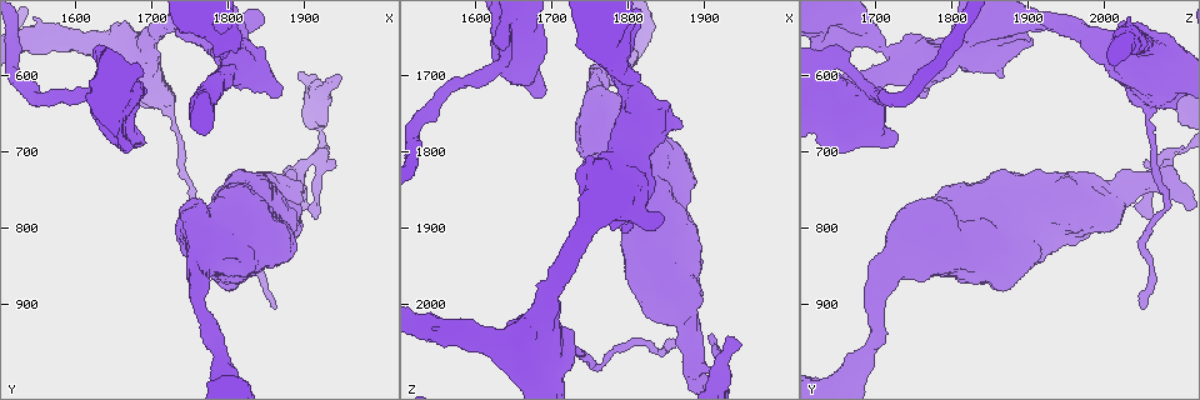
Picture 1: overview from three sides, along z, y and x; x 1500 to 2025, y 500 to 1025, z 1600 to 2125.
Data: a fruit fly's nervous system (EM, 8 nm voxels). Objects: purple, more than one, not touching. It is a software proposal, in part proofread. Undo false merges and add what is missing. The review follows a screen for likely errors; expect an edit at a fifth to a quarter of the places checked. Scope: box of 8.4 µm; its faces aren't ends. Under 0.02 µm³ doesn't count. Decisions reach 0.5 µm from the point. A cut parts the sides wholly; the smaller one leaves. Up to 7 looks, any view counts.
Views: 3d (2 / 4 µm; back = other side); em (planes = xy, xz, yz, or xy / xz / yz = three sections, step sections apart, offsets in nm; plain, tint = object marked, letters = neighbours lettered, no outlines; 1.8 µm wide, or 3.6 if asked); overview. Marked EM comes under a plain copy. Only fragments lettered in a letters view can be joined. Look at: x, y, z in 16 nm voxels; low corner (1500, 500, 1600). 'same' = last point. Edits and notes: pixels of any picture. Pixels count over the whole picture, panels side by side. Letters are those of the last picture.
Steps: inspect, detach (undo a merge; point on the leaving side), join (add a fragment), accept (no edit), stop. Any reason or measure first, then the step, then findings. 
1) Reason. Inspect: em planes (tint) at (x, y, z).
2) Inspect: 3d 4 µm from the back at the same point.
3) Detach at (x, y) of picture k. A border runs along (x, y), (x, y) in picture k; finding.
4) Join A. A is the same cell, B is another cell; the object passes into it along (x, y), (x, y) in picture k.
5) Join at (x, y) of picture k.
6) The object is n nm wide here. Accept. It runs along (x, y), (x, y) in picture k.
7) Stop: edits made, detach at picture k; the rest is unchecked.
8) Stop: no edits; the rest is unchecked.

Inspect: em xy step 8 (letters) at (1670, 675, 1700).

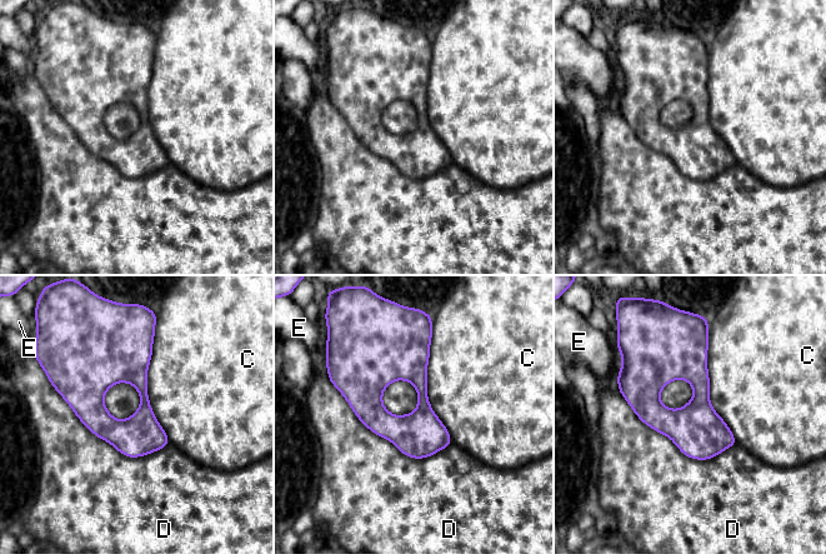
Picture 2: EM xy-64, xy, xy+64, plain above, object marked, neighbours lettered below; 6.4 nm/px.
Accept. C, D and E are other cells; it runs along (134, 340), (144, 420), (129, 454) in picture 2; continuous, no second neuron.

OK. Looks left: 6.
Calibre changes. Inspect: em xz step 16 (tint) at (1640, 585, 1640).

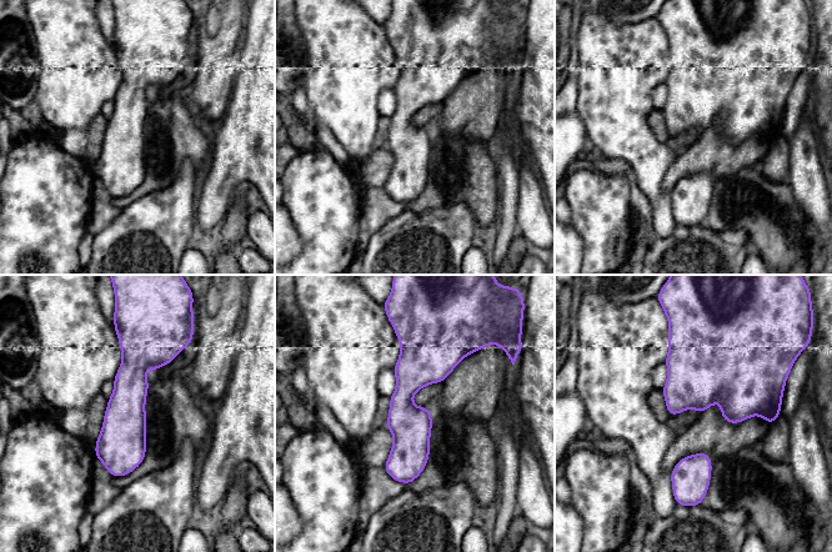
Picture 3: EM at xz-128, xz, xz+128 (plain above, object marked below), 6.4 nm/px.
Cut it another way. Inspect: em planes (letters) at the same point.

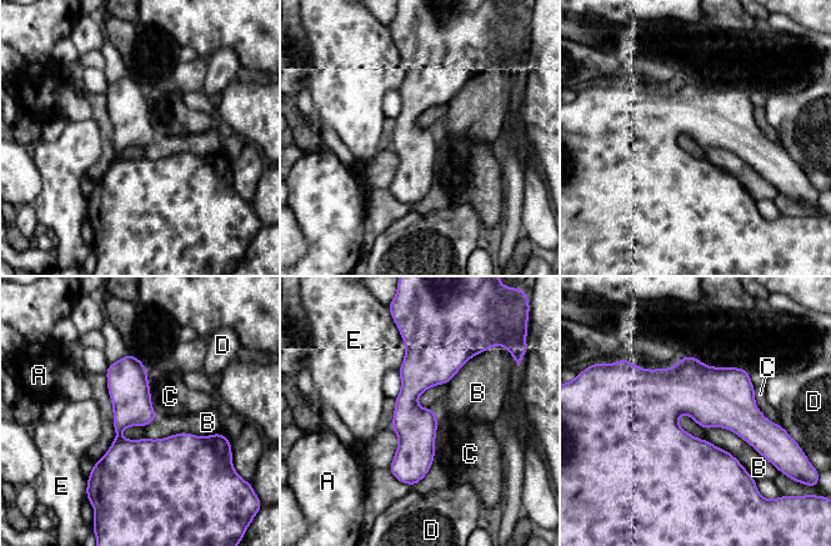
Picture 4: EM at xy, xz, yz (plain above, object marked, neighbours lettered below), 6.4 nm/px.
Accept. A, B, C, D and E are other cells; continuous, no second neuron.

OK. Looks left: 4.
Thick turns thin. Inspect: em 3.6 µm planes (letters) at (1810, 565, 1720).

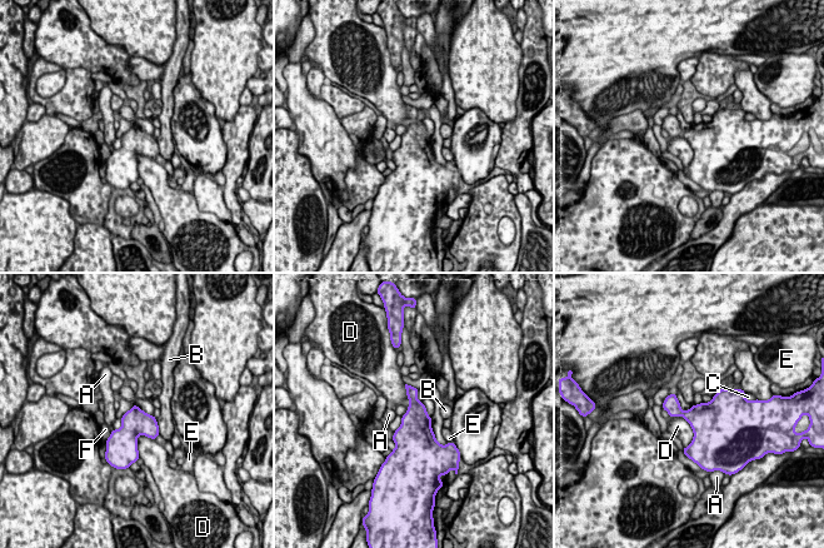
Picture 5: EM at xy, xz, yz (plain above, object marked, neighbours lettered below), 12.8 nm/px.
The object is 360 nm wide here. Detach at (412, 392) of picture 5. A, B, C, D, E and F are other cells; a border runs along (417, 400), (410, 402) in picture 5; two neurons meet here.

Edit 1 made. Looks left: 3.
Stop: edits made, detach at picture 5; the rest is unchecked.

